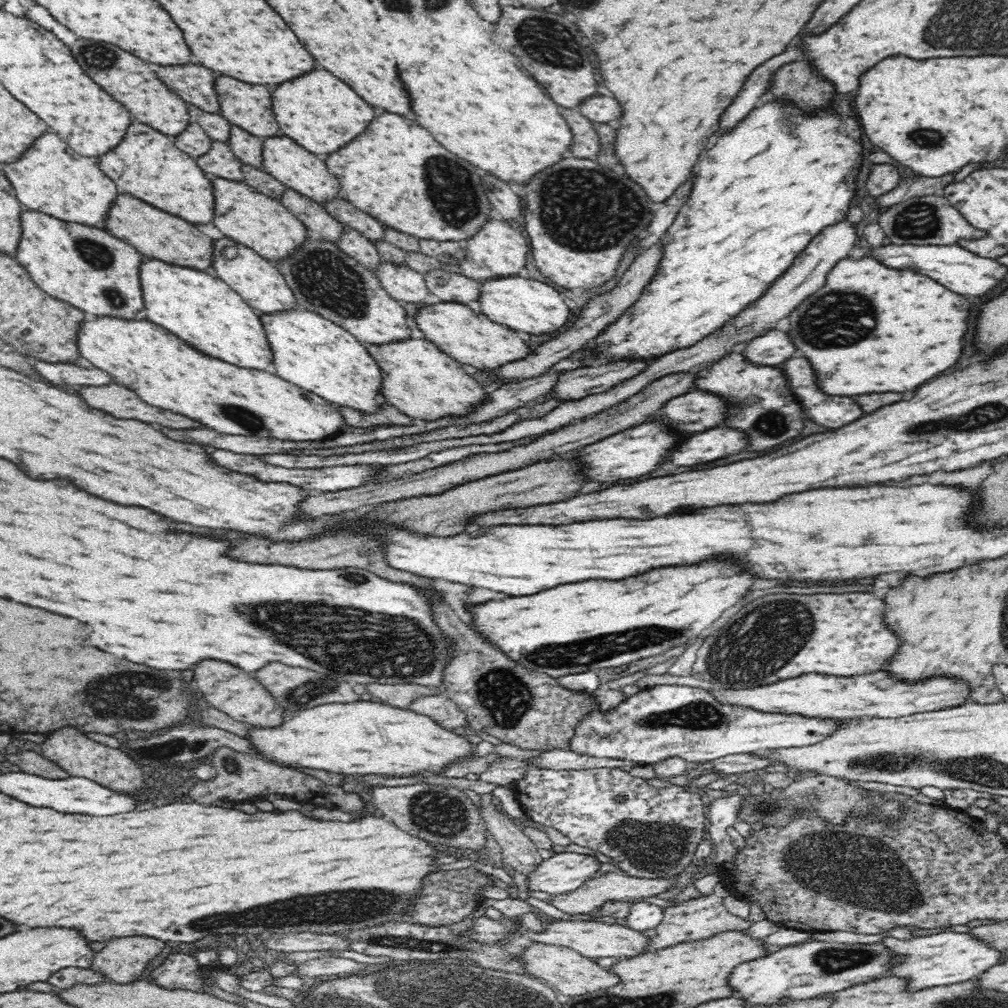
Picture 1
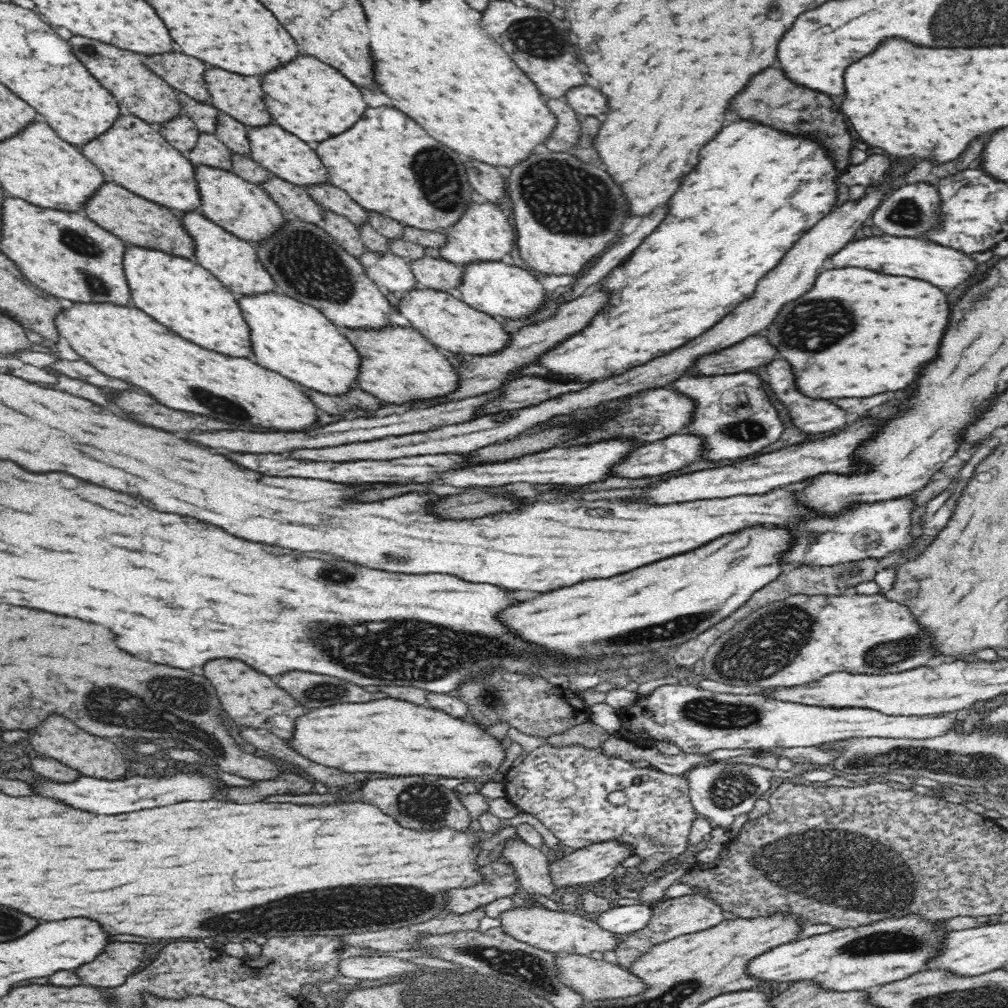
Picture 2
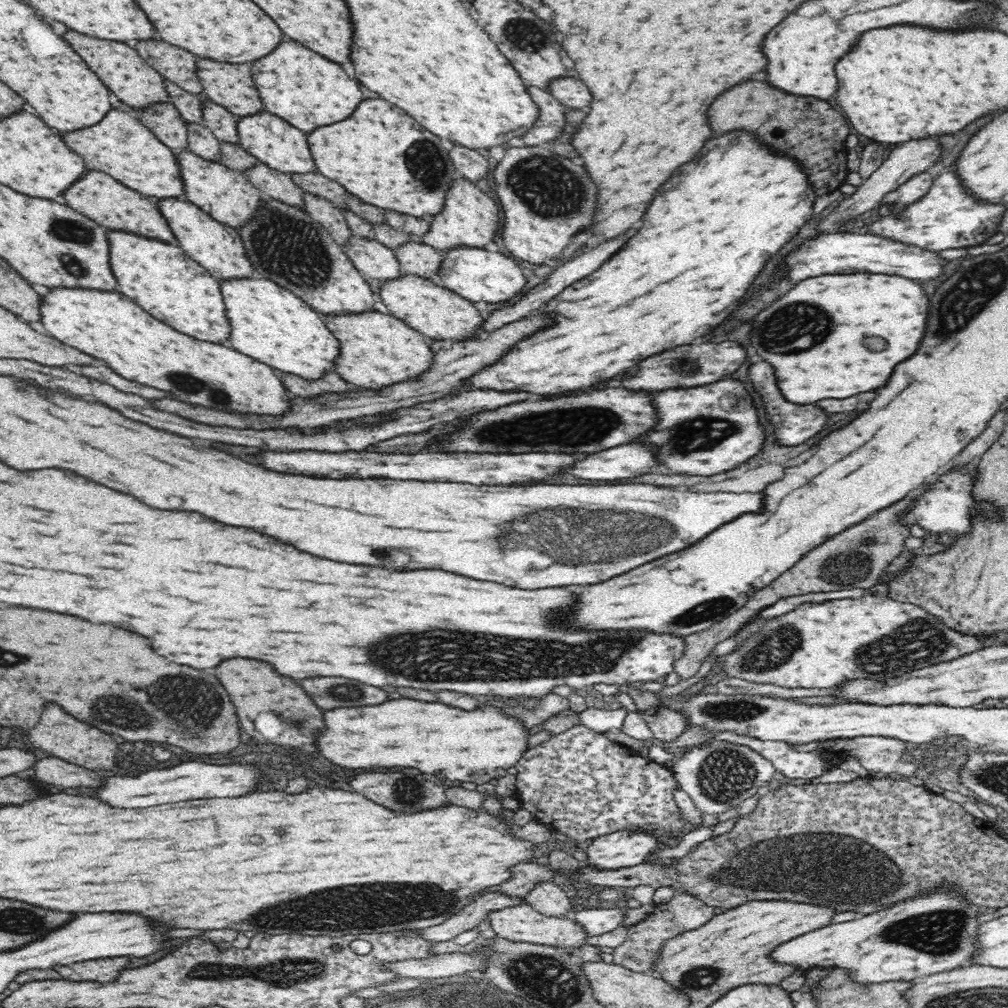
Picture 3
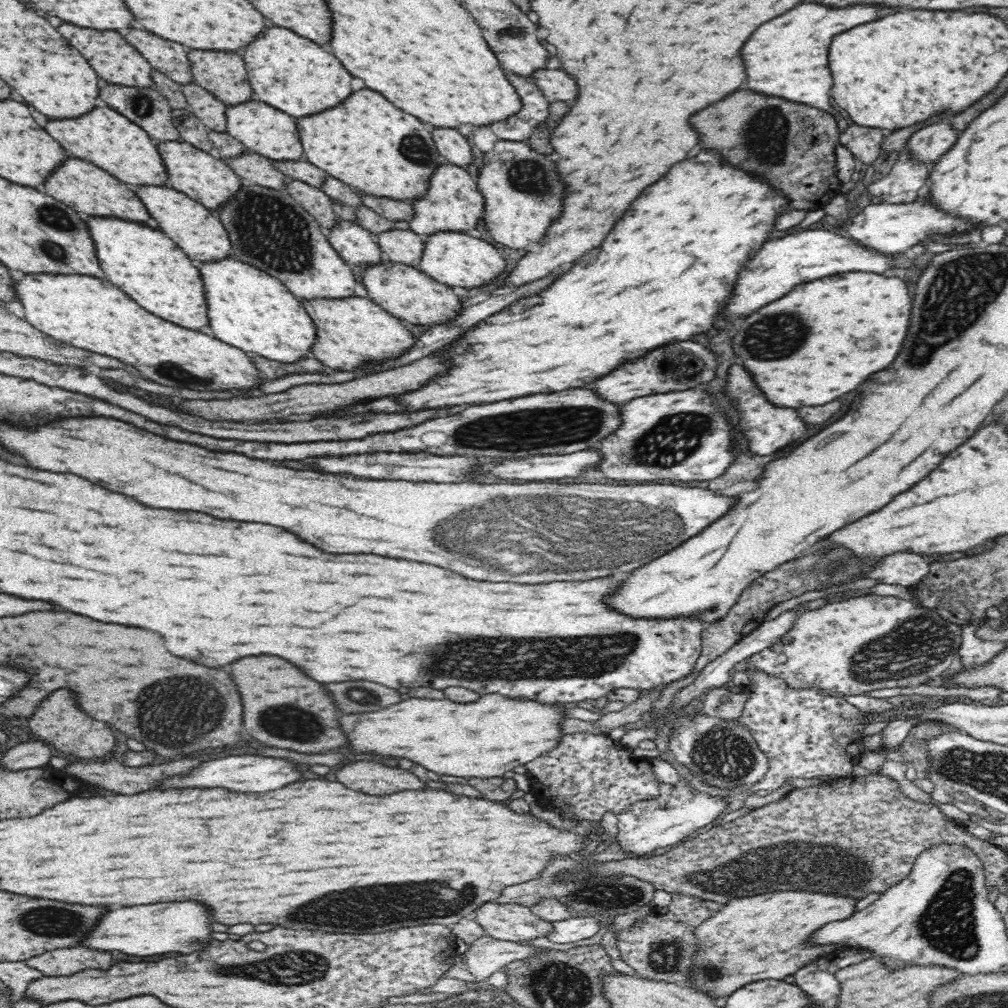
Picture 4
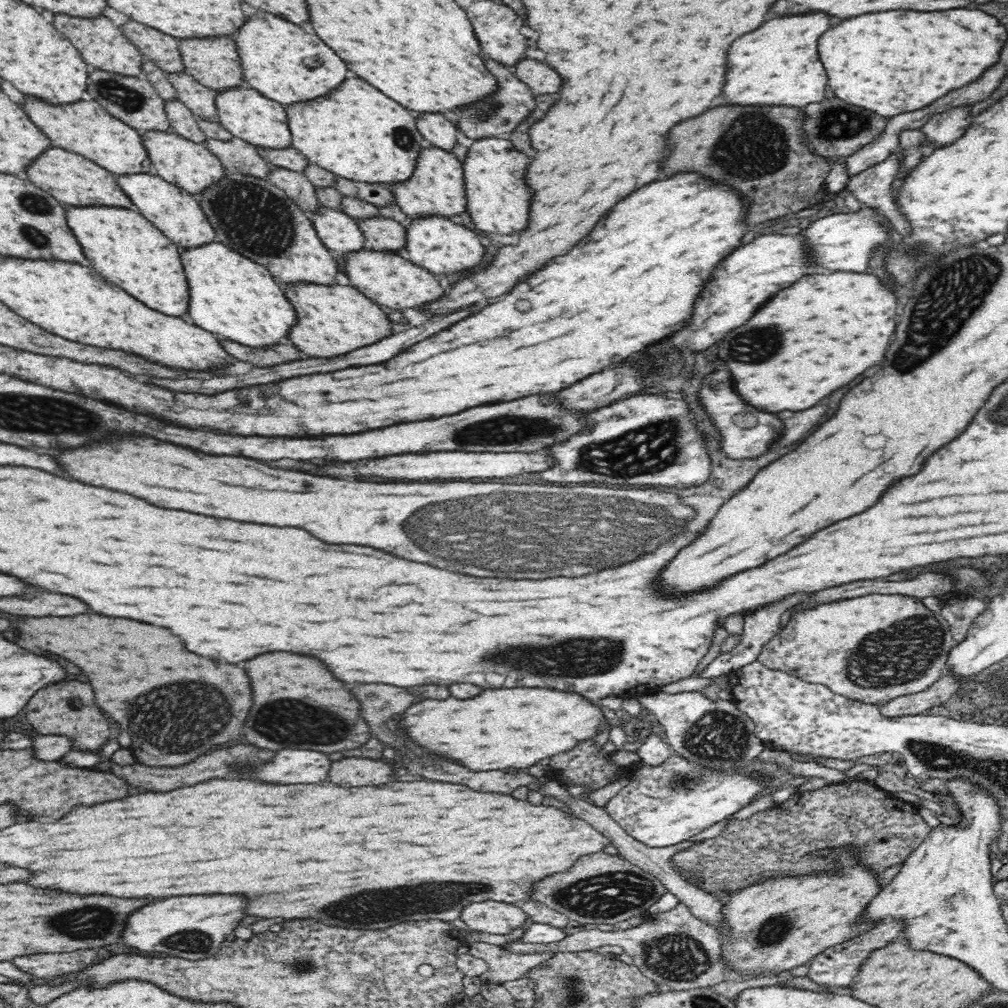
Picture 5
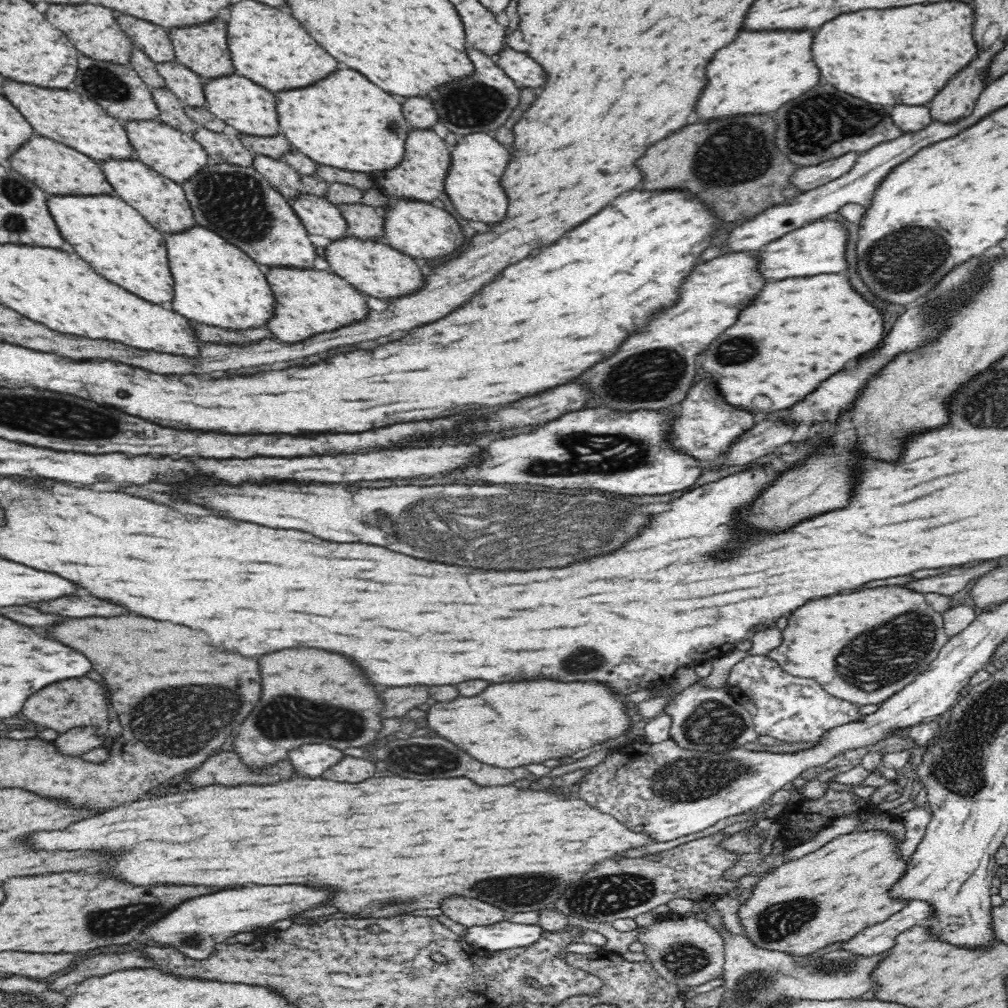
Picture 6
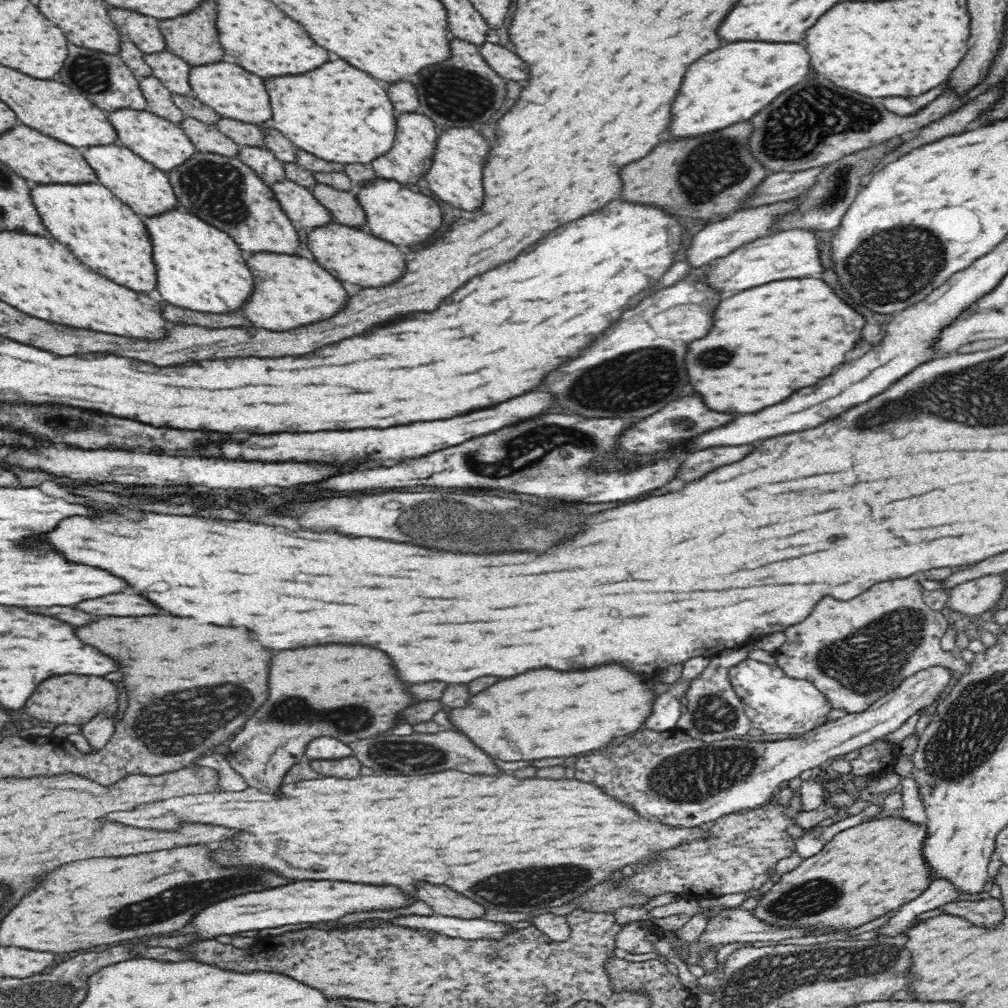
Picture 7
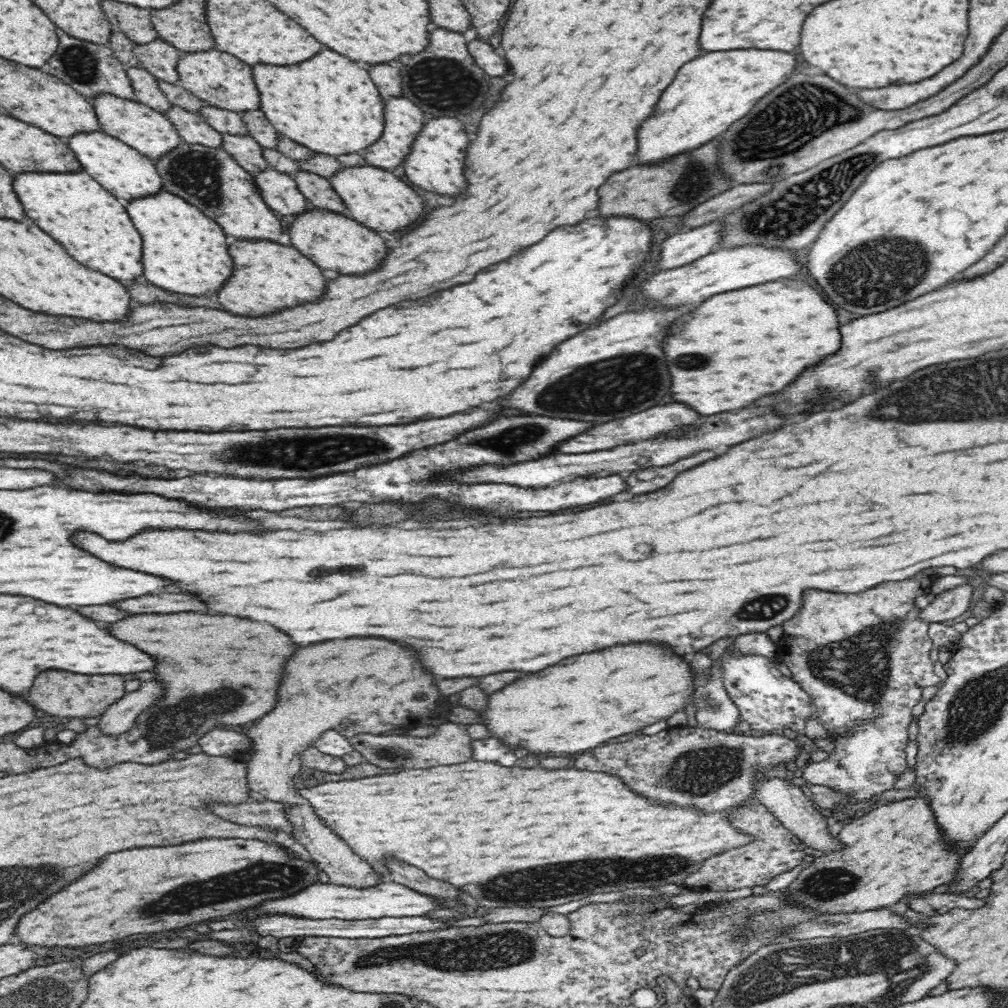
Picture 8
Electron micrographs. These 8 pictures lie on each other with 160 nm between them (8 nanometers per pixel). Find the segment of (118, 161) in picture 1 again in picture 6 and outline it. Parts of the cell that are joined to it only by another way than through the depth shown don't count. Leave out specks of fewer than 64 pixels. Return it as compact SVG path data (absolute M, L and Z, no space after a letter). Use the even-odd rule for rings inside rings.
M5 77L1 87L2 94L24 115L36 134L61 142L95 161L130 158L133 148L123 122L110 116L90 98L64 88L44 88Z

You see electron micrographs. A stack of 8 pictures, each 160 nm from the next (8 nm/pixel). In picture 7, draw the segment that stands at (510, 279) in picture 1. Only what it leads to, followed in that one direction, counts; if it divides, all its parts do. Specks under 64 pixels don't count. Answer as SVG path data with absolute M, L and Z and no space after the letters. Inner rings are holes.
M380 177L365 180L359 185L355 197L364 209L366 230L392 244L406 244L412 248L414 244L430 240L442 228L442 212L438 208L438 202L418 192L414 187L395 180Z

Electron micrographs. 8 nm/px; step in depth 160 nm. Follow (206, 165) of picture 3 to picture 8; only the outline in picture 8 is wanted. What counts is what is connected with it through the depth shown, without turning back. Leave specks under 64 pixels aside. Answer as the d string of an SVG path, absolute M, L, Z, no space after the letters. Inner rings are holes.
M98 92L98 94L90 96L88 100L90 100L103 132L118 138L118 140L125 142L128 146L135 148L138 152L145 154L154 161L156 161L156 158L168 154L170 150L173 150L184 141L178 135L174 123L170 122L164 114L133 99L118 98L118 96L108 92Z

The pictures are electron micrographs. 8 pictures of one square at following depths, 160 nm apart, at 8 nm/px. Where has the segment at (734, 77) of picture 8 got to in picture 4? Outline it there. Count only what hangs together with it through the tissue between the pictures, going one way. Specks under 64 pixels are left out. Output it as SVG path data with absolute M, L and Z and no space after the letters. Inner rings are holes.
M800 4L794 10L788 10L786 14L762 24L742 48L742 60L746 66L746 88L758 94L786 98L790 102L826 110L836 118L838 130L844 130L847 126L846 119L830 104L832 76L828 68L828 46L832 42L832 36L880 18L882 10L888 8L830 8L822 4Z

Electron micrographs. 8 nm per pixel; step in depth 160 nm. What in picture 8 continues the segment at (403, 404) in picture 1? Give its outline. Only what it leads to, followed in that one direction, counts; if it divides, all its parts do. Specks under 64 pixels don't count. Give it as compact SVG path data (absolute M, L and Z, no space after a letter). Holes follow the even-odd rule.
M236 238L229 244L232 257L230 278L214 292L224 310L242 316L262 316L280 308L314 302L324 292L326 280L320 267L298 249L272 240L243 240Z

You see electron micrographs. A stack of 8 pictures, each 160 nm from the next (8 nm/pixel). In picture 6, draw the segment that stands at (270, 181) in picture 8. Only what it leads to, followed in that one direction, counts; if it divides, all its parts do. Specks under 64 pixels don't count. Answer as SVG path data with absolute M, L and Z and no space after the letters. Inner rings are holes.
M298 192L296 196L288 197L287 201L309 234L330 240L347 236L346 219L338 206L328 202L325 196Z

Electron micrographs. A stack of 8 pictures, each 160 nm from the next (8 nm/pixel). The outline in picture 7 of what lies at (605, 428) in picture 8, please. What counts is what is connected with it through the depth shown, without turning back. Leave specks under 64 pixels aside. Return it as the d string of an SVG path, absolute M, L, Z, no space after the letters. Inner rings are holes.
M692 394L692 396L684 396L680 400L668 402L662 410L658 410L656 414L638 420L636 424L630 426L630 430L626 430L626 434L622 434L622 438L618 438L618 450L620 452L638 452L638 454L650 454L650 452L660 452L666 450L686 438L692 438L696 434L702 434L710 428L716 426L724 426L732 420L730 414L718 414L712 412L704 406L700 394Z

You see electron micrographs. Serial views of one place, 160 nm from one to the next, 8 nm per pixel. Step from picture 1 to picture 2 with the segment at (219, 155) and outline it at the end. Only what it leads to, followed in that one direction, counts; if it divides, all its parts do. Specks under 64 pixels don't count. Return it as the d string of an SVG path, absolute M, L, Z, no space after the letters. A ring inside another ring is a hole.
M200 132L196 146L190 150L190 160L194 165L206 165L230 171L231 150L216 138L216 135Z

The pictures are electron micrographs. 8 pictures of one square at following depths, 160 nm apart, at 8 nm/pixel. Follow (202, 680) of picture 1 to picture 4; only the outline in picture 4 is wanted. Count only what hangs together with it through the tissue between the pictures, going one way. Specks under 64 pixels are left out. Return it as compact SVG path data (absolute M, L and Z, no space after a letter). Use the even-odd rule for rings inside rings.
M274 656L242 658L230 664L230 674L242 694L244 728L252 738L296 754L326 753L346 746L346 734L338 726L338 708L332 696L294 664Z

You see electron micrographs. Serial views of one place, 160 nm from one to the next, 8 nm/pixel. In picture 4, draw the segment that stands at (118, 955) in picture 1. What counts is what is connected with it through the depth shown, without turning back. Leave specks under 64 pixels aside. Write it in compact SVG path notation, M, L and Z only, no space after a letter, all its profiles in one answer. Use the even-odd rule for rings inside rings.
M84 946L78 948L68 948L68 950L54 950L40 954L36 958L26 960L30 968L40 970L44 977L46 976L68 976L86 968L100 968L108 970L114 965L111 952L96 952Z

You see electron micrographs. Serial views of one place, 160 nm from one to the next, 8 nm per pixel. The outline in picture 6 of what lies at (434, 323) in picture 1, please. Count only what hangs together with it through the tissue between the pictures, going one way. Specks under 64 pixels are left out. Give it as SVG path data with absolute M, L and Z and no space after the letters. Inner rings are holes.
M342 236L342 238L336 238L334 242L330 242L321 254L334 274L346 279L364 296L376 296L376 298L406 296L406 294L416 292L422 286L419 261L390 247L380 239L360 240L351 236Z

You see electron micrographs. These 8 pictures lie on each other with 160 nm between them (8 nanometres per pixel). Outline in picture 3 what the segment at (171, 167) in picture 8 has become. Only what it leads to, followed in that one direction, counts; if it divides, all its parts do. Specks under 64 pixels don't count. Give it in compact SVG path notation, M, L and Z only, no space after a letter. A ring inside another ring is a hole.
M269 197L260 198L260 208L238 229L240 240L254 269L254 278L267 278L286 290L293 292L319 314L342 314L342 312L366 312L374 308L374 292L362 274L346 256L330 232L314 220L302 208Z

